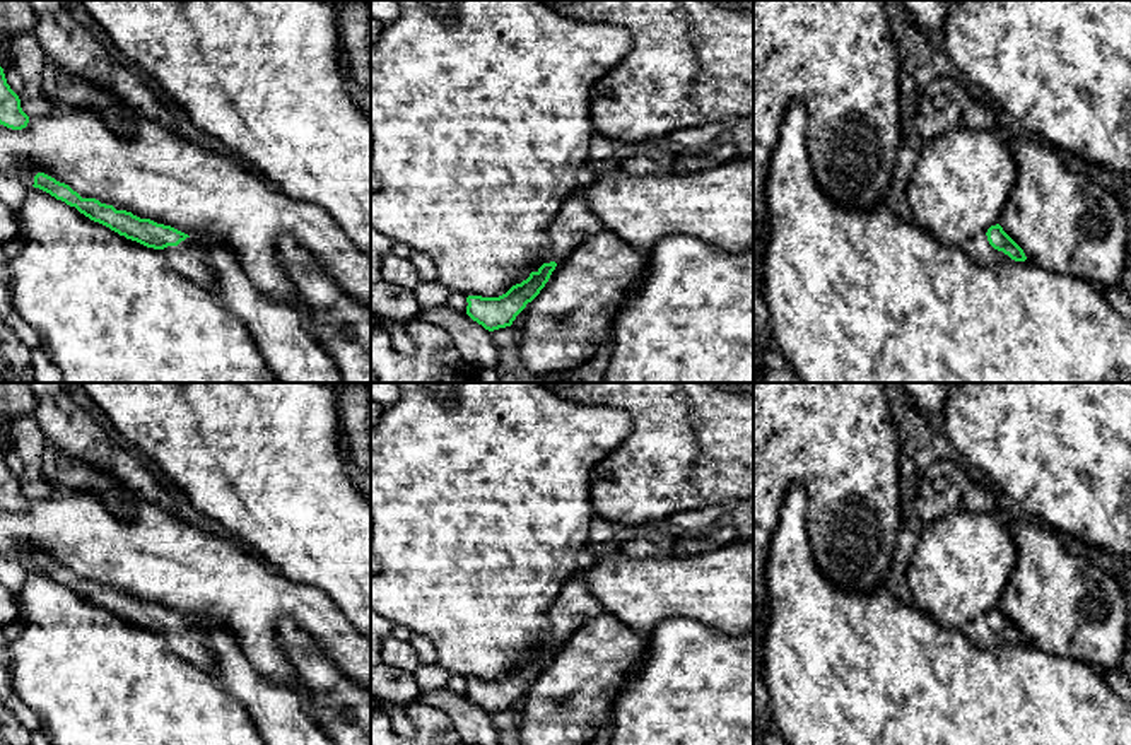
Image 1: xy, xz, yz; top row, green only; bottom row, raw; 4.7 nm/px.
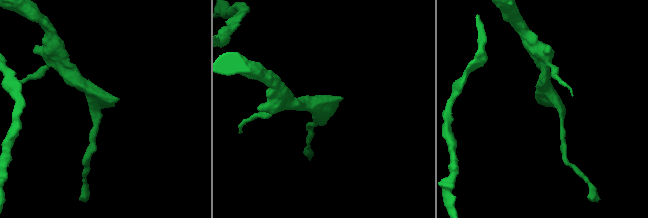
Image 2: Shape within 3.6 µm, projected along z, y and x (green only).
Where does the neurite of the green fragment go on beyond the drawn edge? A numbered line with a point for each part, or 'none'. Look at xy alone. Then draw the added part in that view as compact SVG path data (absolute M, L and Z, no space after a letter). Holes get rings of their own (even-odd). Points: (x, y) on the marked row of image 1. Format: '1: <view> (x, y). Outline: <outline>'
1: xy (190, 258). Outline: M191 236L181 241L178 246L167 246L162 249L167 263L195 285L217 296L217 277L210 265L210 249L205 244L196 243Z

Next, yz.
1: yz (978, 248). Outline: M981 232L969 239L964 249L977 265L996 265L1011 260L1008 255L994 249L989 244L986 232Z

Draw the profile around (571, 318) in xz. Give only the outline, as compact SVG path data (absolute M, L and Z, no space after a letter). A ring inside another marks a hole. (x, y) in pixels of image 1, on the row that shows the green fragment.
M601 231L577 246L555 267L548 282L531 301L524 325L518 330L516 354L530 374L560 372L583 366L612 340L613 320L636 289L649 263L649 251L624 243L618 236Z

